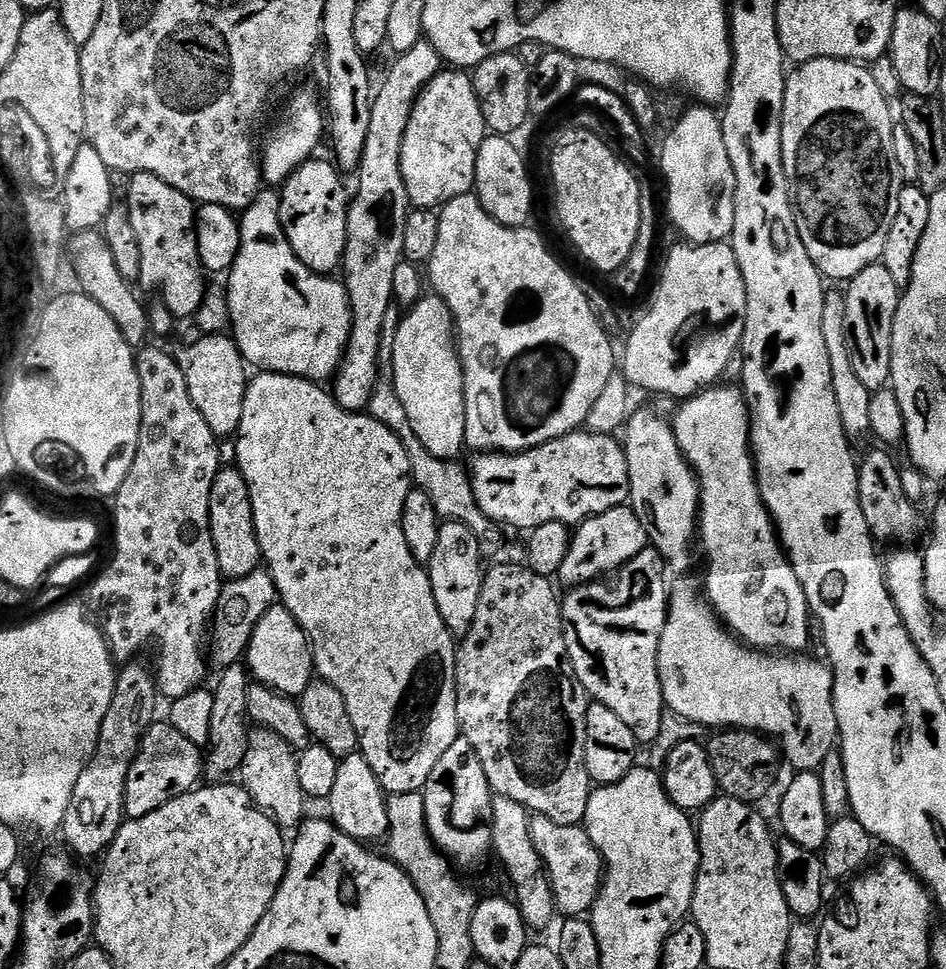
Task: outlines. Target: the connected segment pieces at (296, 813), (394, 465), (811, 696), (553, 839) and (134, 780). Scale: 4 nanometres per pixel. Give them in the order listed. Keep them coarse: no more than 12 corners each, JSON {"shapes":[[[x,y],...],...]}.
{"shapes":[[[250,731],[239,783],[281,829],[305,823],[297,753]],[[248,381],[263,567],[385,793],[462,736],[403,442]],[[670,592],[667,711],[778,741],[796,772],[837,747],[831,667],[728,631]],[[532,816],[556,911],[591,913],[604,860],[580,824]],[[171,722],[145,734],[126,778],[133,820],[201,783],[205,757]]]}

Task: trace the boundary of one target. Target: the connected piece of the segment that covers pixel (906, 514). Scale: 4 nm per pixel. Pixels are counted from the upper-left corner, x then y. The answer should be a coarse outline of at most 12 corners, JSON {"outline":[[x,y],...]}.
{"outline":[[891,451],[858,464],[858,502],[877,541],[908,546],[926,520]]}

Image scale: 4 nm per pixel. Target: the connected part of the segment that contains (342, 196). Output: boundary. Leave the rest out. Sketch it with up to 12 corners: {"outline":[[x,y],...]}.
{"outline":[[331,159],[279,189],[280,221],[310,271],[344,263],[350,192]]}

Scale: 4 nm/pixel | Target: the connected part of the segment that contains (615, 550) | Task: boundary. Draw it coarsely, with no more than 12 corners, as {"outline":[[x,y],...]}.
{"outline":[[631,507],[573,531],[559,579],[599,581],[648,543]]}

